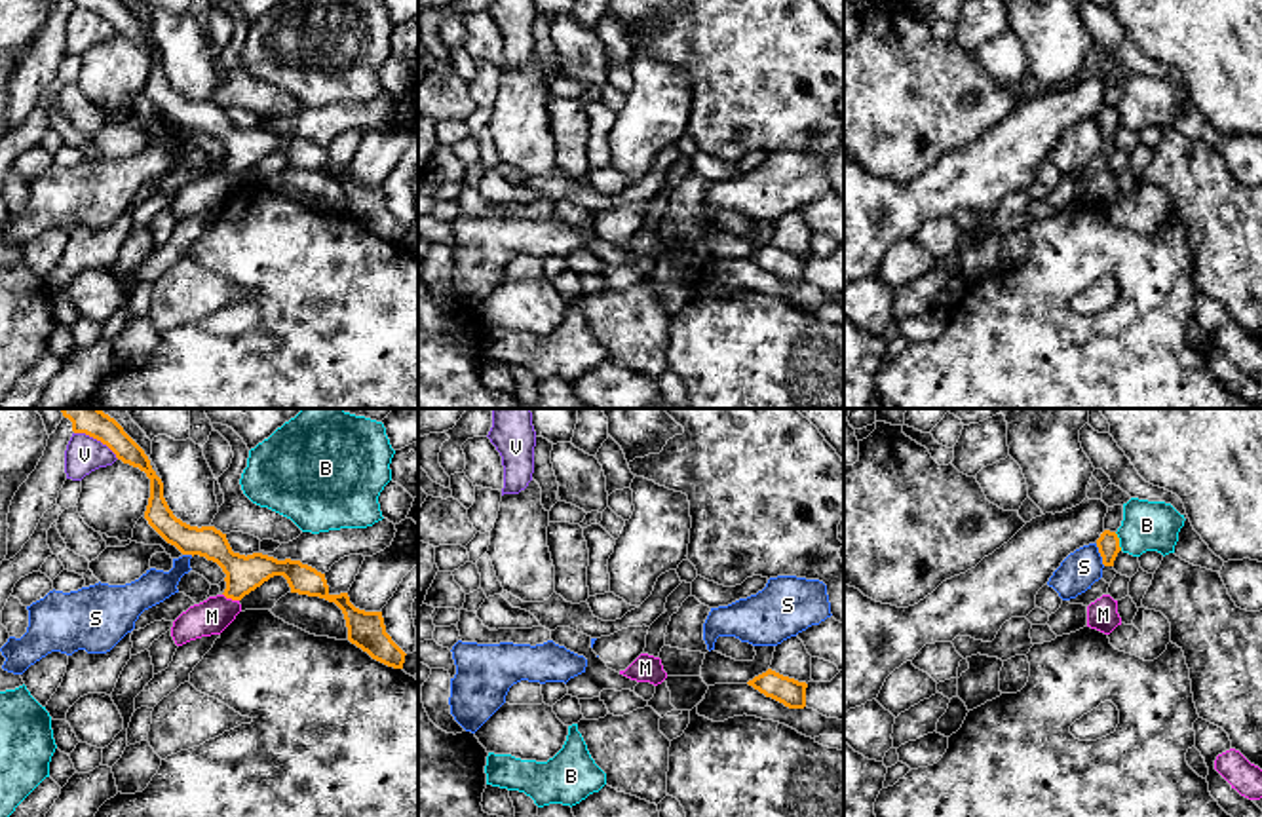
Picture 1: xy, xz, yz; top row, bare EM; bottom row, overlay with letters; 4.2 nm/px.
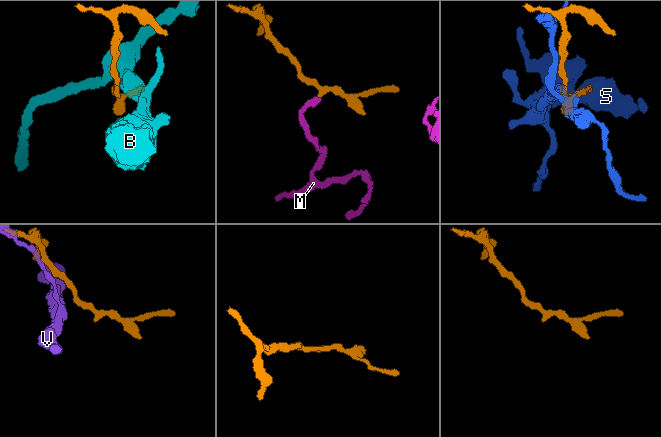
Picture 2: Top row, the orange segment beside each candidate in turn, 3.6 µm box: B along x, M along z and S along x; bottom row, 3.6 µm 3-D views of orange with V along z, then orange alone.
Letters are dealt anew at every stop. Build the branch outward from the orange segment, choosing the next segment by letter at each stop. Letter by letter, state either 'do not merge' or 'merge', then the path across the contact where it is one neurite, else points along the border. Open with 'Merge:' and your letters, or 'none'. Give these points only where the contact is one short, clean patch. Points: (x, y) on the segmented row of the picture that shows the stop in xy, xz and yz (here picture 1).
Merge: none
B: do not merge; border along yz (1114, 532), (1122, 550)
M: do not merge; border along xy (223, 593), (238, 601)
S: do not merge
V: do not merge; border along xy (75, 432), (99, 439), (118, 458)

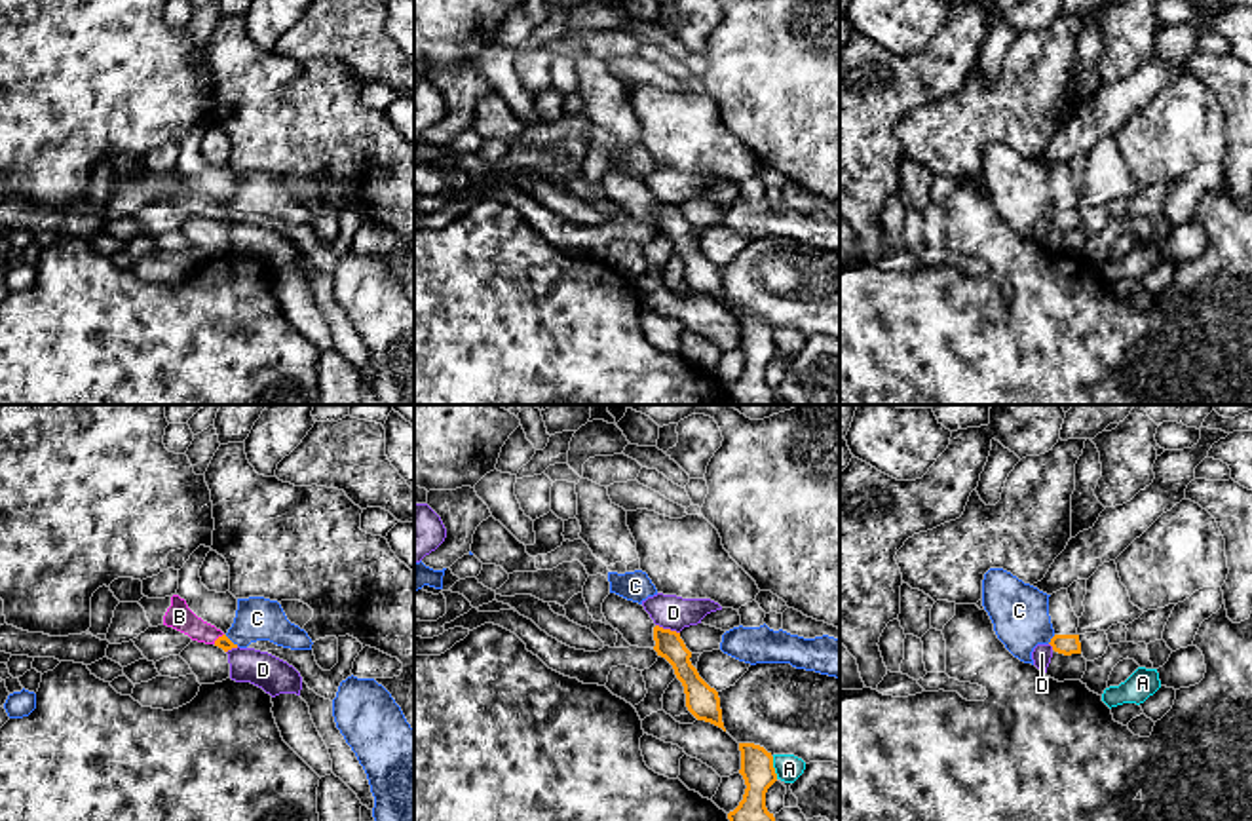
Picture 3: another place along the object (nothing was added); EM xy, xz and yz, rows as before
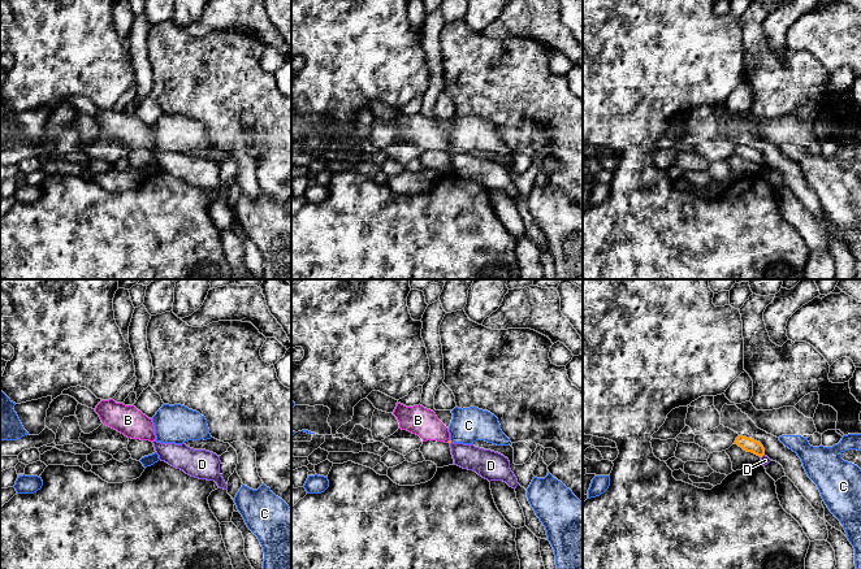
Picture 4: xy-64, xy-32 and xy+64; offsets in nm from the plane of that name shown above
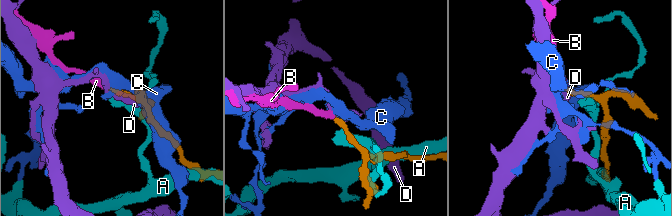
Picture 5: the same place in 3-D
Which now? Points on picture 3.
Merge: B
A: do not merge
B: merge; runs through xy (225, 643), (217, 639), (179, 616)
C: do not merge; border along xy (225, 635), (238, 645)
D: do not merge; border along xz (656, 624), (679, 633)

